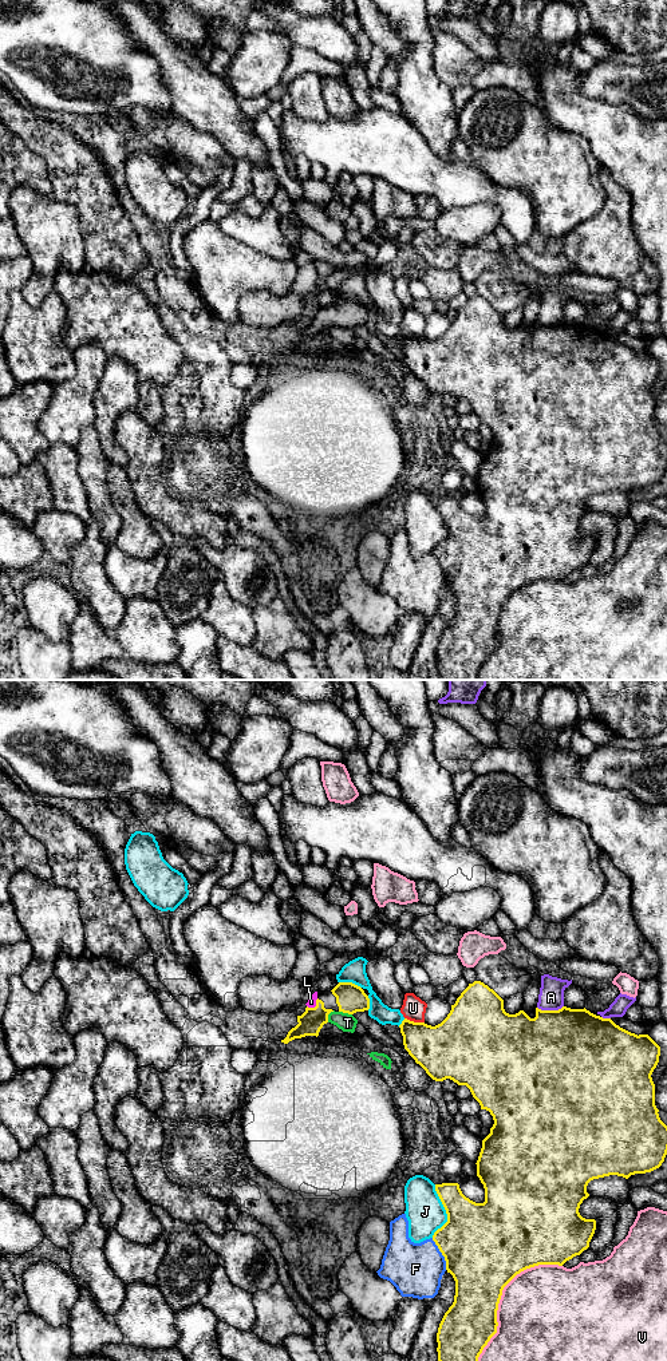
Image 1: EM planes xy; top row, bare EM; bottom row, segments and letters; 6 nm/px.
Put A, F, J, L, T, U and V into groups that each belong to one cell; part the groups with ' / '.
A / F / J / L / T / U / V

